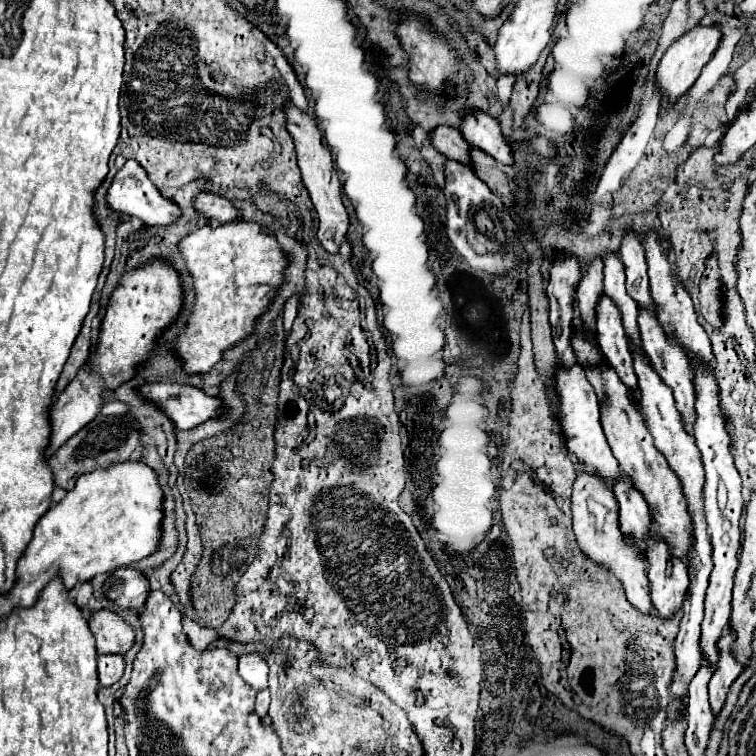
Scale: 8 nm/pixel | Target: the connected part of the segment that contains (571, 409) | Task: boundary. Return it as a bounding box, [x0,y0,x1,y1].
[557,363,621,485]

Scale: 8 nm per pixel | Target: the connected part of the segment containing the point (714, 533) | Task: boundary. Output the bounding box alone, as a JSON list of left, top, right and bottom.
[691,359,745,669]

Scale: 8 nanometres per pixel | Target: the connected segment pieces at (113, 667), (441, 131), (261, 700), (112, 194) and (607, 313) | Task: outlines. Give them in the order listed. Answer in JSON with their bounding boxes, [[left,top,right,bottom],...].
[[97,655,125,687],[429,125,469,165],[255,688,271,718],[105,161,181,225],[597,297,639,397]]

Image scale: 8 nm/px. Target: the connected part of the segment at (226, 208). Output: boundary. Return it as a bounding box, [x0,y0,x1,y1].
[195,193,237,223]

